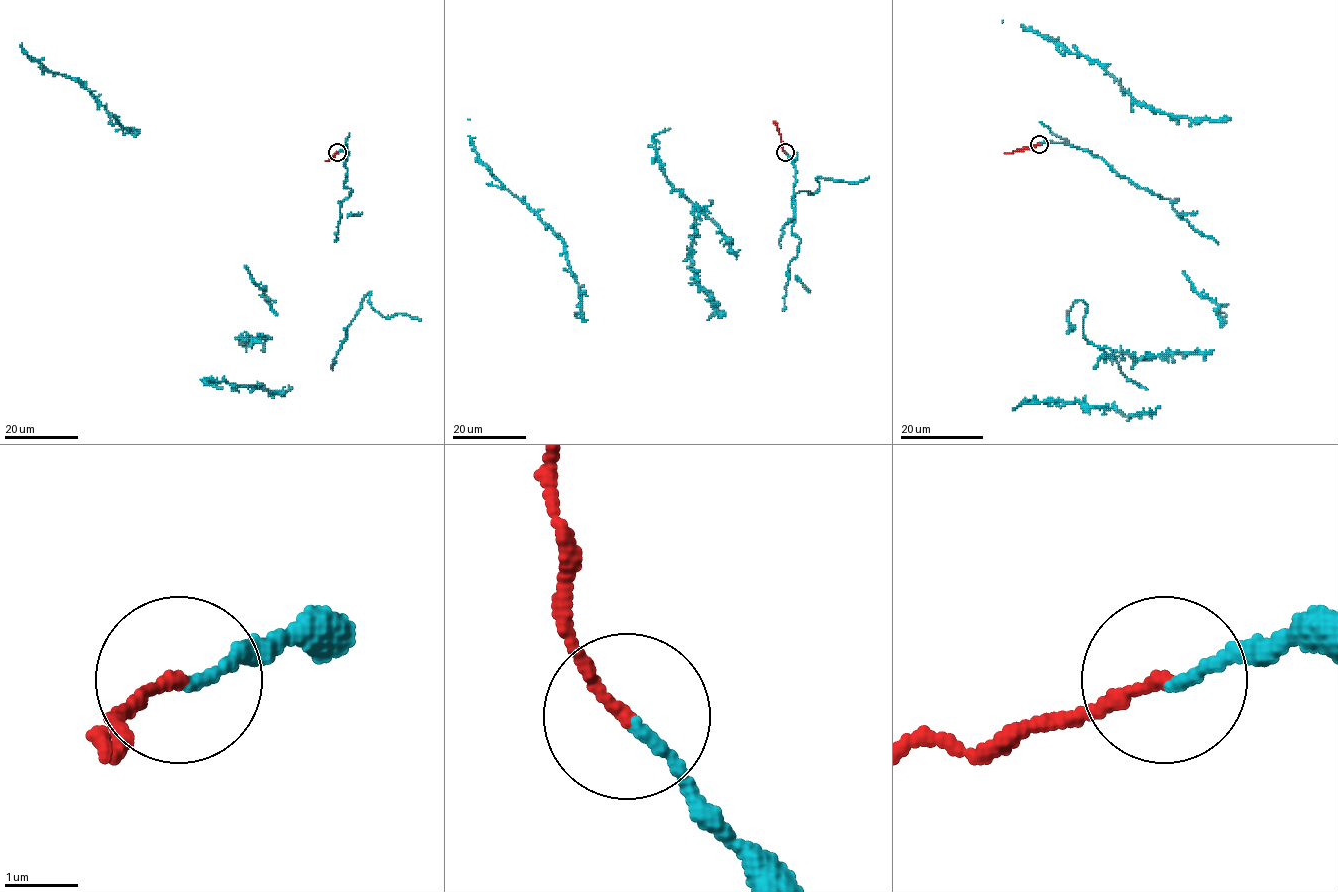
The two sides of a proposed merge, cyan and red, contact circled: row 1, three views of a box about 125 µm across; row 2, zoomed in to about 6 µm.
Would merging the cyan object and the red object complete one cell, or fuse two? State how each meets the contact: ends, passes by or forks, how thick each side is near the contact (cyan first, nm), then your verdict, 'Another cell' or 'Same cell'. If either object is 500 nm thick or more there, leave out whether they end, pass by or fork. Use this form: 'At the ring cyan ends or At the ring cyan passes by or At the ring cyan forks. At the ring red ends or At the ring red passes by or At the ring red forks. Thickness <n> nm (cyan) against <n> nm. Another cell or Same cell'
At the ring cyan ends. At the ring red ends. Thickness 130 nm (cyan) against 170 nm. Another cell

